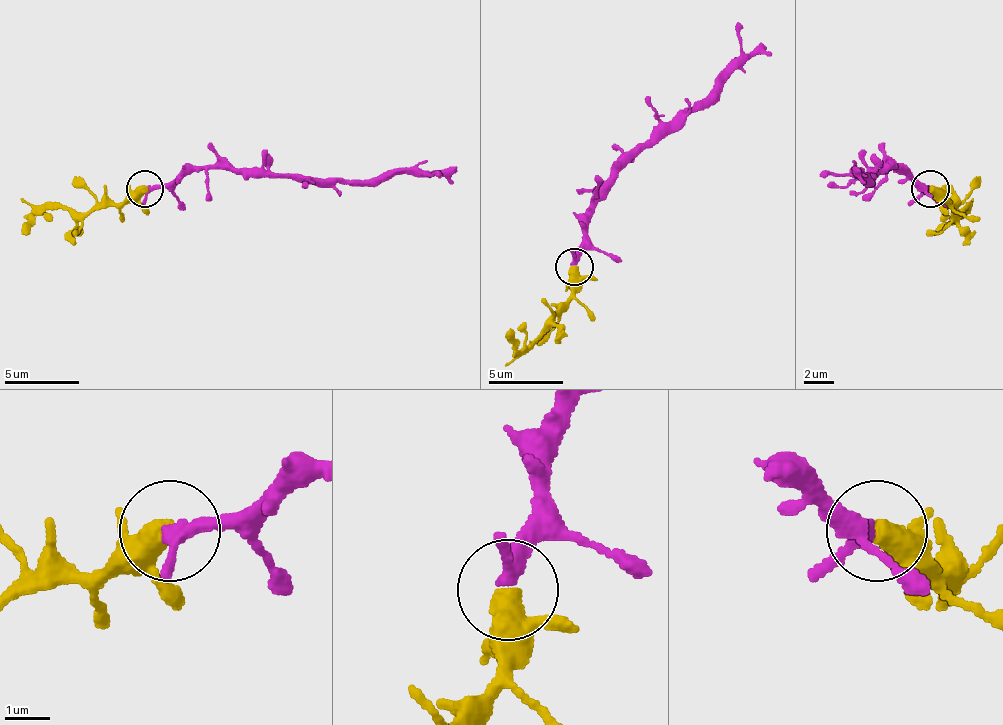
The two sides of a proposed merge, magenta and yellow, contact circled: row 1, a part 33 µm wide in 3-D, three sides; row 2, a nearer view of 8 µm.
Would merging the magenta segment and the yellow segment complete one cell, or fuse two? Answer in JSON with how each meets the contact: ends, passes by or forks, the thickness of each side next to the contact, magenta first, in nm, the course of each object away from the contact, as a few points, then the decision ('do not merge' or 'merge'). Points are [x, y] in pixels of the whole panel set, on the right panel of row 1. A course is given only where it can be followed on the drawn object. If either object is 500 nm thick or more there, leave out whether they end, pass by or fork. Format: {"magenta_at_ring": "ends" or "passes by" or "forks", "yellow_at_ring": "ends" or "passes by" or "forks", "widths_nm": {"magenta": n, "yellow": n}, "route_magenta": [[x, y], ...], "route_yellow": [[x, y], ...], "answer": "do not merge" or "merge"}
{"widths_nm": {"magenta": 300, "yellow": 550}, "route_magenta": [[927, 190], [889, 167], [880, 167], [876, 179], [856, 175], [859, 171]], "route_yellow": [[930, 190], [943, 190], [949, 205], [965, 208], [931, 235]], "answer": "merge"}

